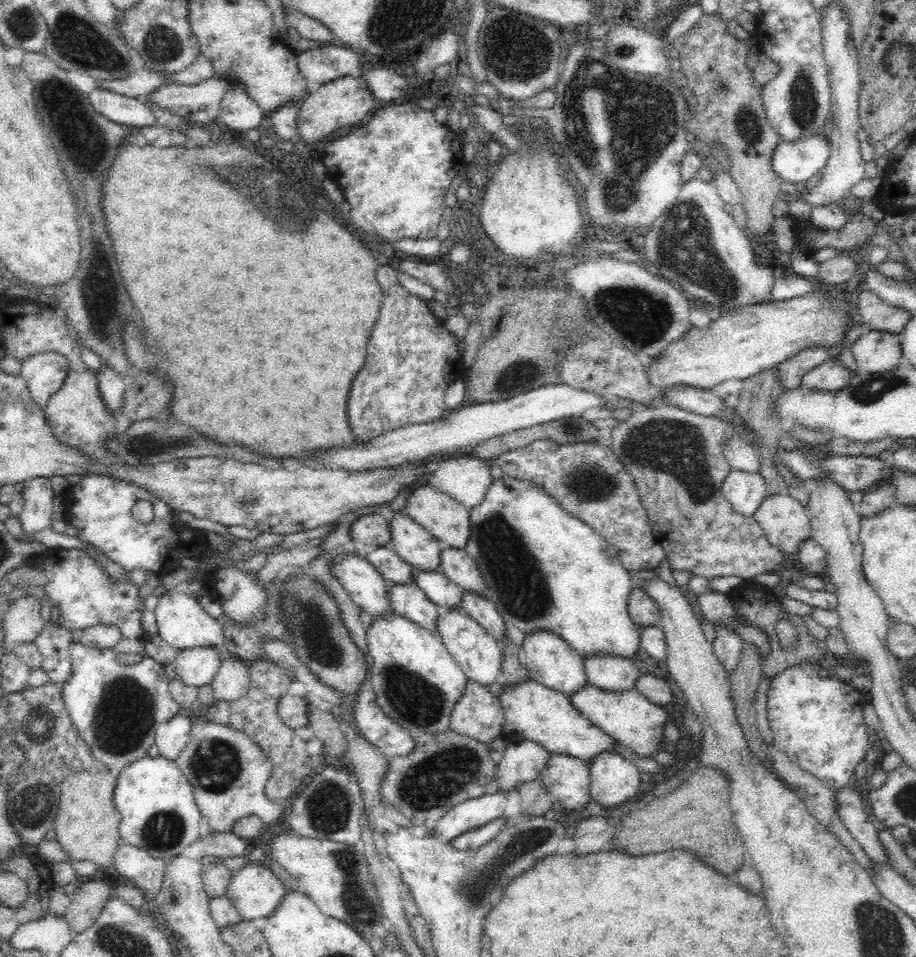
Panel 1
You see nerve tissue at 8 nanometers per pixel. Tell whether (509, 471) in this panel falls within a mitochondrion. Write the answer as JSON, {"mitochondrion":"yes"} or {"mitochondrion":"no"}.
{"mitochondrion":"no"}

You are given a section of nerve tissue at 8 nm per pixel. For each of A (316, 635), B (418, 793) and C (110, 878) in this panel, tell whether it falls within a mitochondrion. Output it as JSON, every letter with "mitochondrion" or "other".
{"A":"mitochondrion","B":"mitochondrion","C":"other"}

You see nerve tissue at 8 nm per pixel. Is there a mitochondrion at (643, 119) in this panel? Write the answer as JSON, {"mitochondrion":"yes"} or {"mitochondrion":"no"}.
{"mitochondrion":"yes"}

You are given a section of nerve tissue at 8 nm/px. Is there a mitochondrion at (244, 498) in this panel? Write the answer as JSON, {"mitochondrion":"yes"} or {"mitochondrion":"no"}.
{"mitochondrion":"yes"}

